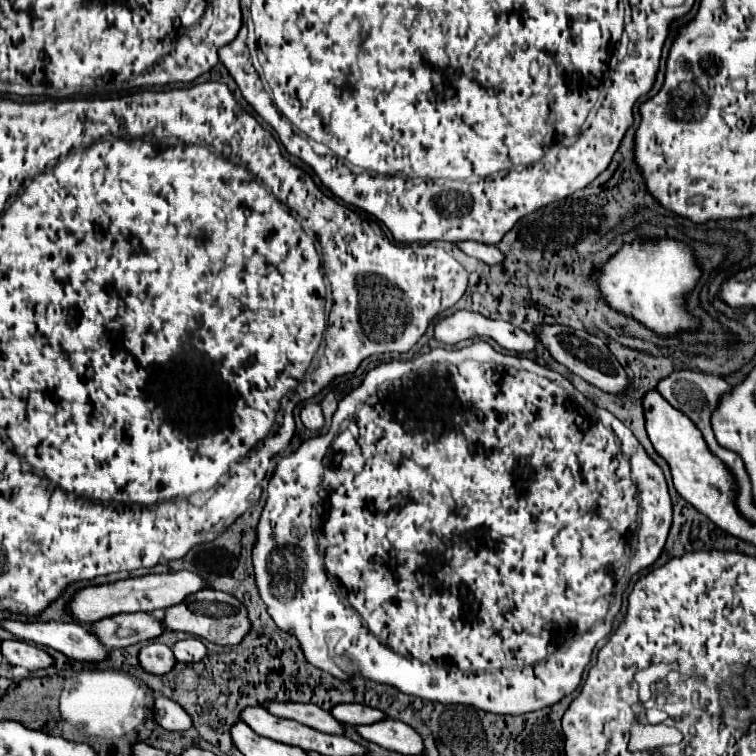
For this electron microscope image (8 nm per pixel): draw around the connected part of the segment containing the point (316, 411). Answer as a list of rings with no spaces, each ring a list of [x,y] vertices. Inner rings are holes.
[[[307,404],[303,410],[301,410],[301,422],[305,424],[305,428],[309,430],[321,430],[325,426],[325,418],[323,418],[323,412],[317,404]]]

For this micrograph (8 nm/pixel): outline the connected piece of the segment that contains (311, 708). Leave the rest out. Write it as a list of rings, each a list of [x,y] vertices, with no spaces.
[[[265,702],[265,708],[281,718],[289,718],[295,722],[301,722],[309,728],[315,728],[325,734],[343,736],[345,726],[333,718],[331,712],[325,712],[323,708],[315,704],[297,704],[297,702]]]

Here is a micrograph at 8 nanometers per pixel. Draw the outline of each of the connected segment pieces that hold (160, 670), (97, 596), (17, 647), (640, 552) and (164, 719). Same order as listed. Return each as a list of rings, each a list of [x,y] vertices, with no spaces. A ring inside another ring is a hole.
[[[153,642],[153,644],[147,644],[141,648],[139,652],[139,662],[141,666],[149,672],[149,674],[157,674],[157,676],[163,676],[167,672],[173,670],[175,666],[175,656],[173,656],[173,650],[165,644],[159,644],[159,642]]]
[[[179,570],[179,572],[169,572],[169,574],[149,574],[141,578],[119,580],[113,584],[87,586],[75,594],[75,598],[71,600],[69,612],[79,622],[97,622],[101,618],[109,618],[121,612],[139,612],[139,610],[153,612],[159,608],[171,608],[171,606],[181,604],[189,594],[195,594],[205,588],[207,588],[207,582],[189,570]]]
[[[5,640],[3,656],[11,666],[23,666],[27,670],[43,670],[53,666],[53,658],[39,646],[21,642],[21,640]]]
[[[473,342],[473,344],[471,344],[471,346],[465,346],[465,348],[461,348],[461,350],[445,350],[445,348],[435,348],[435,350],[431,350],[431,352],[429,352],[429,354],[425,354],[425,356],[419,356],[419,358],[413,358],[413,360],[405,360],[405,362],[403,362],[403,360],[393,360],[393,362],[387,362],[387,364],[379,364],[379,366],[375,366],[375,368],[373,368],[373,370],[369,370],[369,372],[367,372],[367,376],[365,376],[365,380],[363,380],[363,384],[361,384],[361,386],[359,386],[359,388],[355,388],[355,390],[353,390],[353,392],[351,392],[351,394],[347,394],[347,396],[345,396],[345,398],[343,398],[343,400],[341,400],[341,402],[339,402],[339,408],[337,408],[337,412],[335,412],[335,416],[333,416],[333,424],[331,424],[331,428],[329,428],[329,432],[327,432],[327,434],[321,434],[321,436],[317,436],[317,438],[313,438],[313,440],[307,440],[307,442],[303,442],[303,444],[301,444],[301,446],[299,446],[299,450],[297,450],[297,452],[293,452],[293,454],[289,454],[289,456],[285,456],[285,458],[283,458],[283,460],[281,460],[281,462],[279,462],[279,464],[277,464],[277,468],[275,468],[275,474],[273,474],[273,478],[271,478],[271,480],[269,480],[269,496],[267,496],[267,504],[265,504],[265,510],[263,510],[263,516],[261,516],[261,520],[259,520],[259,526],[257,526],[257,544],[255,544],[255,548],[253,548],[253,566],[255,566],[255,578],[257,578],[257,586],[259,586],[259,594],[261,594],[261,600],[263,600],[263,602],[265,602],[265,606],[267,606],[267,610],[269,610],[269,614],[271,614],[271,618],[273,618],[273,620],[275,620],[275,624],[277,624],[277,626],[279,626],[279,628],[281,628],[281,630],[285,630],[285,632],[289,632],[289,634],[293,634],[293,636],[295,636],[295,638],[297,638],[297,640],[299,640],[299,644],[301,644],[301,648],[303,648],[303,652],[305,652],[305,658],[307,658],[307,660],[309,660],[309,662],[311,662],[311,664],[313,664],[313,666],[317,666],[317,668],[321,668],[321,670],[325,670],[325,672],[329,672],[329,674],[333,674],[333,676],[335,676],[335,678],[341,678],[341,680],[347,680],[347,678],[349,678],[349,676],[351,676],[351,672],[353,672],[353,670],[357,670],[357,672],[361,672],[361,674],[363,674],[363,676],[365,676],[365,678],[369,678],[369,680],[375,680],[375,682],[381,682],[381,684],[391,684],[391,686],[395,686],[395,688],[399,688],[399,690],[401,690],[401,692],[405,692],[405,694],[411,694],[411,696],[419,696],[419,698],[425,698],[425,700],[431,700],[431,702],[441,702],[441,704],[471,704],[471,706],[475,706],[475,708],[481,708],[481,710],[487,710],[487,712],[495,712],[495,714],[525,714],[525,712],[533,712],[533,710],[541,710],[541,708],[545,708],[545,706],[551,706],[551,704],[555,704],[555,702],[557,702],[557,700],[559,700],[559,698],[563,698],[563,696],[567,696],[567,694],[571,694],[571,692],[573,692],[573,690],[575,690],[575,688],[577,688],[577,686],[579,686],[579,682],[581,682],[581,674],[583,674],[583,670],[585,670],[585,664],[589,664],[589,660],[591,660],[591,652],[593,652],[593,648],[595,648],[595,644],[597,644],[597,642],[599,642],[599,640],[603,640],[603,638],[605,638],[605,636],[607,636],[607,634],[610,634],[610,633],[611,633],[611,630],[613,630],[613,628],[612,628],[612,624],[613,624],[613,620],[614,620],[614,618],[615,618],[615,616],[616,616],[616,615],[617,615],[617,614],[618,614],[618,613],[619,613],[619,611],[620,611],[620,608],[621,608],[621,605],[622,605],[622,595],[623,595],[623,592],[624,592],[624,591],[625,591],[625,589],[626,589],[626,585],[623,585],[623,584],[619,584],[619,583],[618,583],[618,584],[617,584],[617,582],[619,582],[619,580],[621,580],[621,578],[623,578],[623,574],[625,574],[625,566],[627,566],[627,564],[629,564],[629,570],[631,570],[631,576],[633,576],[633,575],[635,575],[635,574],[638,574],[638,573],[639,573],[639,570],[641,570],[641,568],[647,568],[647,566],[651,566],[651,564],[653,564],[653,562],[655,562],[655,560],[657,560],[657,558],[659,558],[659,554],[661,554],[661,550],[663,550],[663,546],[665,546],[665,540],[667,540],[667,534],[669,534],[669,528],[671,528],[671,512],[673,512],[673,510],[671,510],[671,498],[669,498],[669,492],[667,492],[667,482],[665,482],[665,476],[663,476],[663,472],[661,472],[661,468],[659,468],[659,466],[657,466],[657,464],[655,464],[655,462],[653,462],[653,460],[651,460],[651,458],[649,458],[649,456],[647,456],[647,452],[645,452],[645,450],[643,450],[643,446],[641,446],[641,444],[639,444],[639,442],[637,442],[637,438],[635,438],[635,436],[633,436],[633,432],[631,432],[631,430],[629,430],[629,428],[627,428],[627,426],[625,426],[625,424],[623,424],[623,422],[621,422],[621,420],[617,420],[617,418],[615,418],[615,416],[613,416],[613,414],[611,414],[611,412],[607,412],[607,410],[601,410],[601,408],[597,408],[597,406],[595,406],[595,404],[593,404],[593,402],[591,402],[591,400],[587,400],[587,398],[585,398],[585,396],[583,396],[583,394],[579,394],[579,392],[577,392],[577,390],[575,390],[575,388],[573,388],[573,384],[571,384],[571,382],[569,382],[569,380],[567,380],[567,378],[563,378],[563,376],[561,376],[561,374],[557,374],[557,372],[553,372],[553,370],[547,370],[547,368],[543,368],[543,366],[539,366],[539,364],[537,364],[537,362],[533,362],[533,360],[529,360],[529,358],[517,358],[517,356],[503,356],[503,354],[499,354],[499,352],[495,352],[495,350],[493,350],[493,348],[491,348],[491,346],[489,346],[489,344],[487,344],[487,342]],[[345,418],[353,418],[353,420],[351,420],[351,422],[349,422],[349,424],[347,424],[347,426],[345,426],[345,428],[343,428],[343,432],[341,432],[341,422],[345,422]],[[311,514],[313,514],[313,522],[315,522],[315,536],[317,536],[317,540],[315,540],[315,536],[313,536],[313,528],[311,528]],[[317,542],[319,542],[319,550],[321,550],[321,554],[323,554],[323,562],[325,562],[325,566],[321,566],[321,554],[317,554]]]
[[[161,696],[155,700],[155,720],[171,732],[185,732],[193,726],[191,716],[173,700]]]

